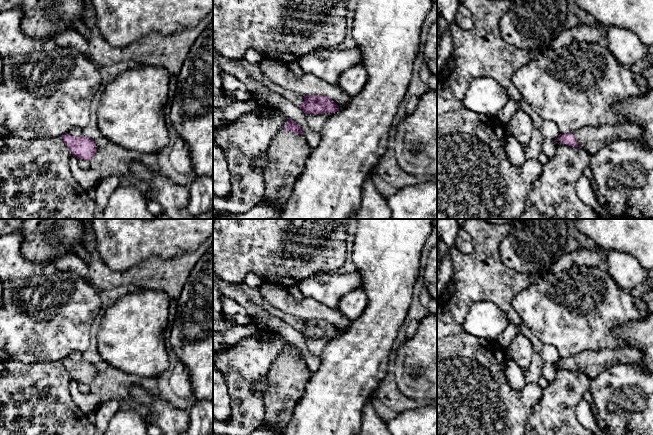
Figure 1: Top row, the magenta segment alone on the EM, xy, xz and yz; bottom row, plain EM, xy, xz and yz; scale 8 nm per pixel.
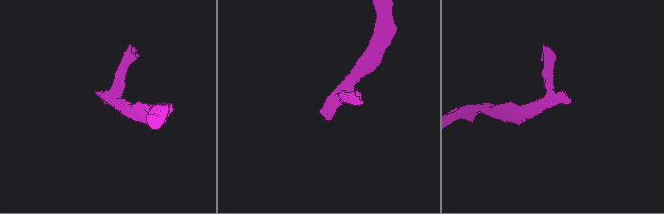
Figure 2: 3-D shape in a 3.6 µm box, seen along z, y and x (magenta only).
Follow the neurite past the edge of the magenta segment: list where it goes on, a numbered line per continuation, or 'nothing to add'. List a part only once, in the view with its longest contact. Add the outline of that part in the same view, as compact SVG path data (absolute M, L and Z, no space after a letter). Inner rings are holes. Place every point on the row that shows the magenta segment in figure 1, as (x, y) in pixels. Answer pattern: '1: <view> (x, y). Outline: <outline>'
1: xz (287, 155). Outline: M284 130L277 133L267 152L262 201L273 204L276 211L281 212L312 150L303 135Z

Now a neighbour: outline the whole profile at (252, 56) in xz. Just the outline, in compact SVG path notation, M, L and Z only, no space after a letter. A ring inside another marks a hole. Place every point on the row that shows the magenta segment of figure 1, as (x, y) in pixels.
M248 49L244 57L244 59L252 65L258 64L263 58L263 55L254 49Z

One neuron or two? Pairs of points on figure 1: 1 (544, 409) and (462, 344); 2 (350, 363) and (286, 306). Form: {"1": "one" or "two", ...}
{"1": "two", "2": "two"}

